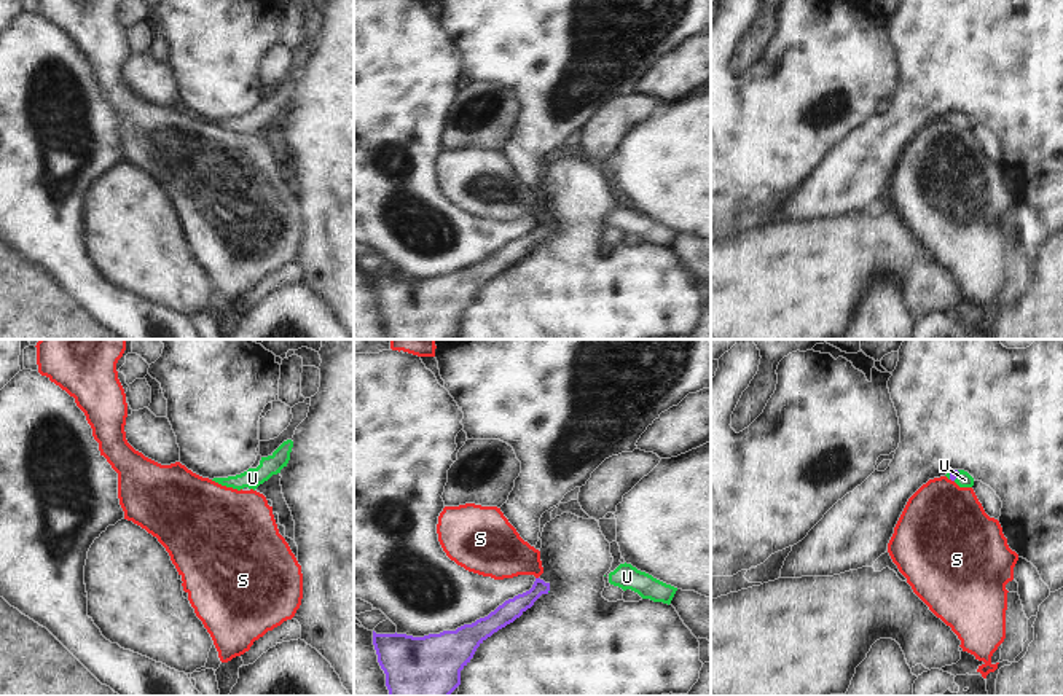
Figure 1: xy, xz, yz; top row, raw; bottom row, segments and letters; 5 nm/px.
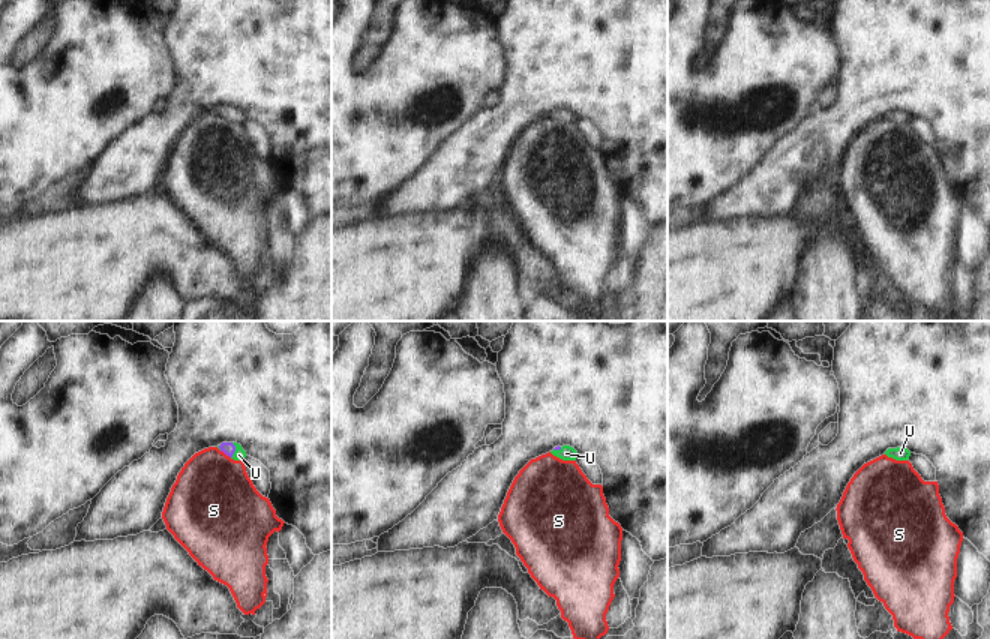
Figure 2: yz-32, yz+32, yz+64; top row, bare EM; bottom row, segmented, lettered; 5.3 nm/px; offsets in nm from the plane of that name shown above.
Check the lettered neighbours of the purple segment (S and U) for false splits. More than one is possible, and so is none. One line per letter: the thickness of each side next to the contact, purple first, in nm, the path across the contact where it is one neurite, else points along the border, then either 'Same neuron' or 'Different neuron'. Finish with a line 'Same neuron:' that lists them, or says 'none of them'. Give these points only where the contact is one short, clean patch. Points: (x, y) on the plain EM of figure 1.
S: Thickness 50 nm (purple) against 440 nm. Different neuron
U: Thickness 50 nm (purple) against 80 nm. Path across: yz (955, 117), (958, 118), (964, 123). Same neuron
Same neuron: U

